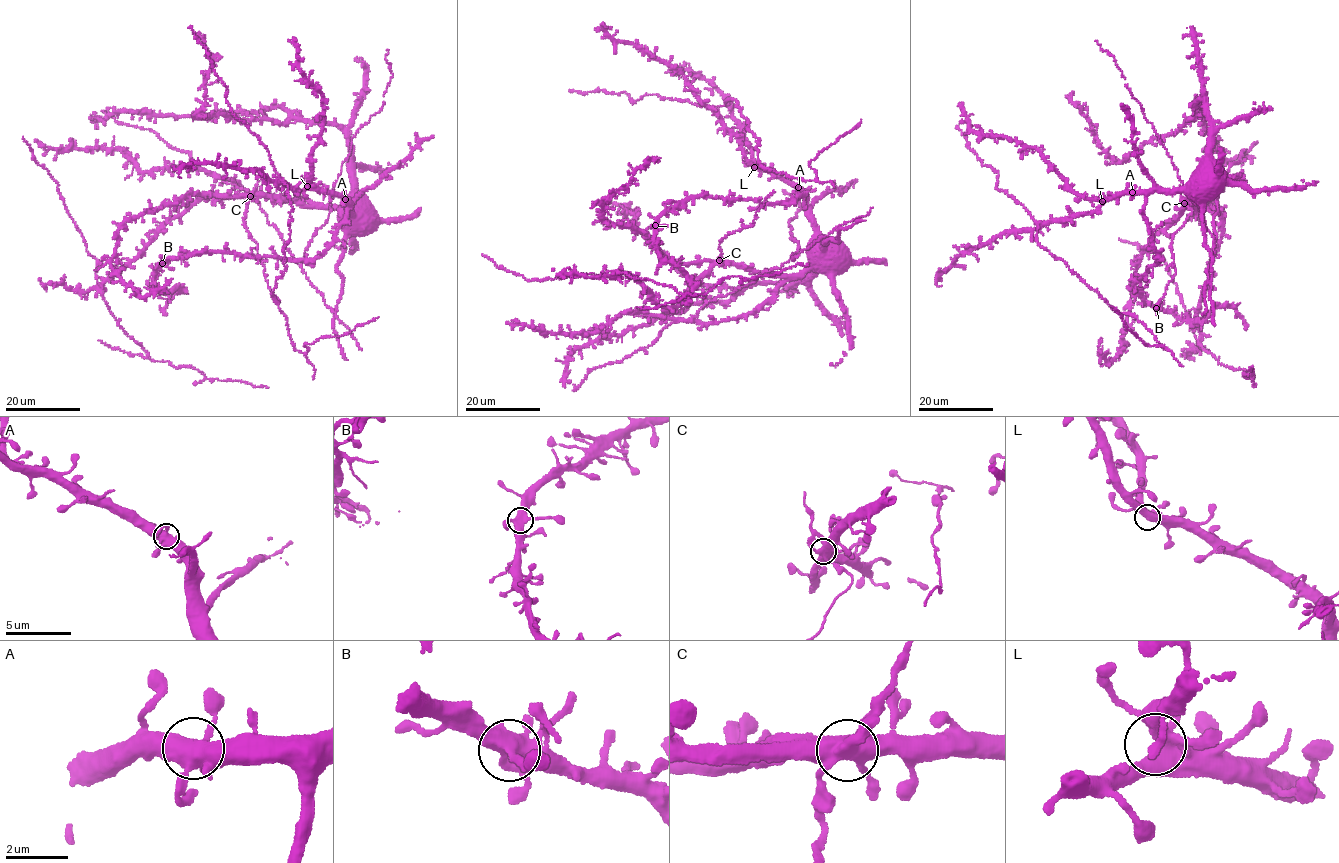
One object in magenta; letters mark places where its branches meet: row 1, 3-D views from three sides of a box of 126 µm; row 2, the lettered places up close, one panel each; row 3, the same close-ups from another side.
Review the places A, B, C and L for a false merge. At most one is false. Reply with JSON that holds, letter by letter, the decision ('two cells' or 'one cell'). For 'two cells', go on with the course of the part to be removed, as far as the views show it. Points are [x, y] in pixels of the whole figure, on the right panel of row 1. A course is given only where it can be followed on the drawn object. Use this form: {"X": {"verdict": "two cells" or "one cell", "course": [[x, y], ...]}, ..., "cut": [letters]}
{"A": {"verdict": "one cell"}, "B": {"verdict": "one cell"}, "C": {"verdict": "two cells", "course": [[1184, 203], [1192, 212], [1172, 239], [1176, 274], [1168, 283], [1157, 308]]}, "L": {"verdict": "one cell"}, "cut": ["C"]}

